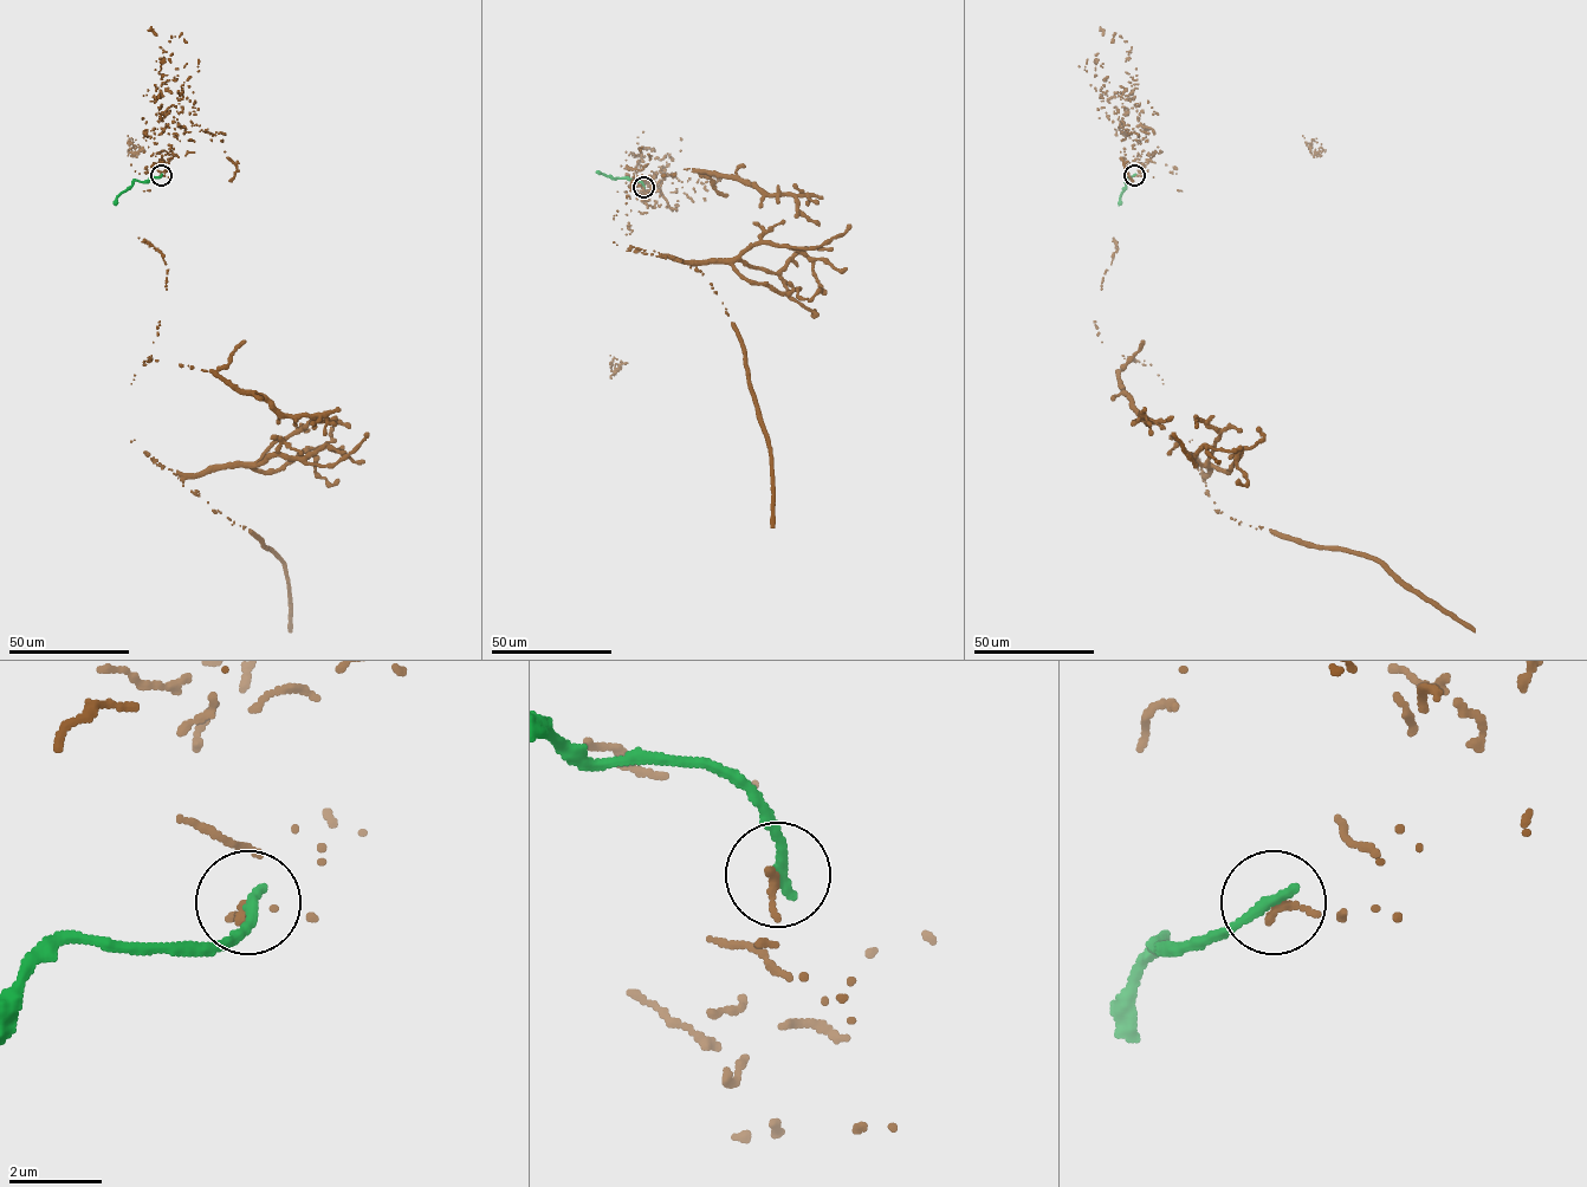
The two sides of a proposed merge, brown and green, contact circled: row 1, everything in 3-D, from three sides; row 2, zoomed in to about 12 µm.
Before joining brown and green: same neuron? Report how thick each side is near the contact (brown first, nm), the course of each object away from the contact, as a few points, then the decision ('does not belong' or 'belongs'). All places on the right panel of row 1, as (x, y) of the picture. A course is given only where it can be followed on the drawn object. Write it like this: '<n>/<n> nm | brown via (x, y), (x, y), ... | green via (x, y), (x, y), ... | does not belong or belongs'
160/240 nm | brown via (1134, 175), (1095, 320), (1122, 356), (1115, 371), (1133, 406), (1209, 466), (1220, 513), (1380, 560), (1475, 631) | green via (1134, 175), (1126, 180), (1119, 205) | does not belong

